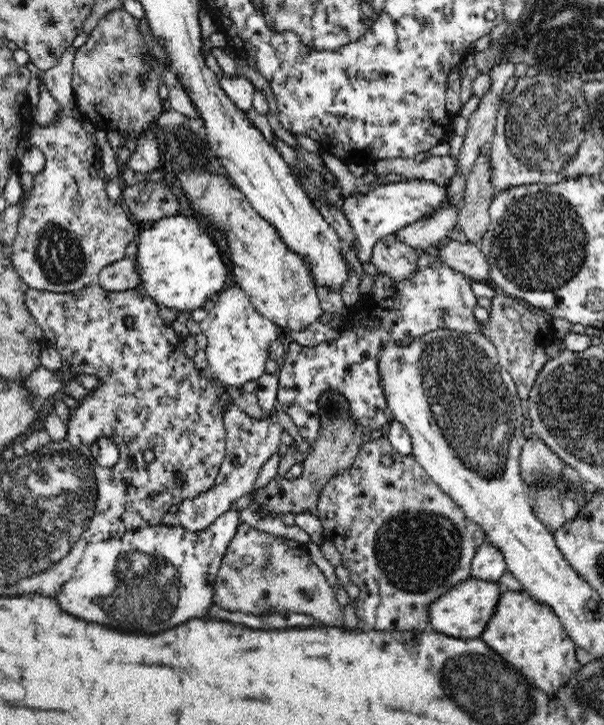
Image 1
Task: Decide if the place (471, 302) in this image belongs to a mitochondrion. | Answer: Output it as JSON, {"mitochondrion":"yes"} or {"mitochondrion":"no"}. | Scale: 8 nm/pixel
{"mitochondrion":"no"}

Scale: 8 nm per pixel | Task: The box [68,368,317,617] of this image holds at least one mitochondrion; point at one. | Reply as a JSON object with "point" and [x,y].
{"point":[260,572]}

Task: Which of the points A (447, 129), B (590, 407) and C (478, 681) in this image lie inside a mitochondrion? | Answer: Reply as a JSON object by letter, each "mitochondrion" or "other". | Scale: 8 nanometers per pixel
{"A":"other","B":"mitochondrion","C":"mitochondrion"}

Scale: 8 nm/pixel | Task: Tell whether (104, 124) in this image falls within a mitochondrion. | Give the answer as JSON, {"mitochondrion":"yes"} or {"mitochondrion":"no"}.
{"mitochondrion":"no"}

